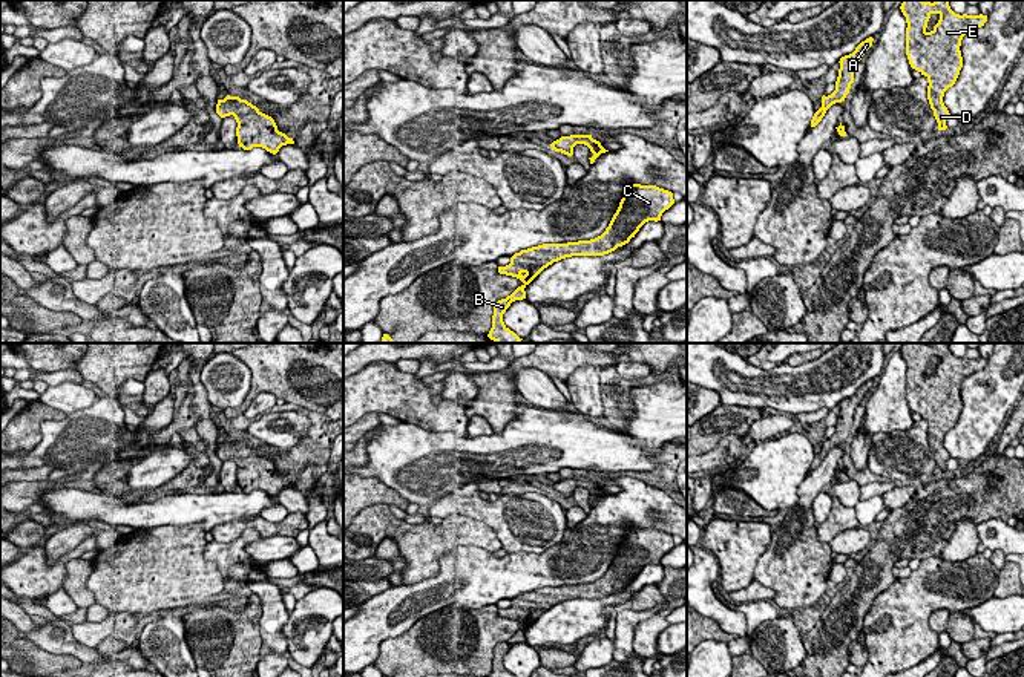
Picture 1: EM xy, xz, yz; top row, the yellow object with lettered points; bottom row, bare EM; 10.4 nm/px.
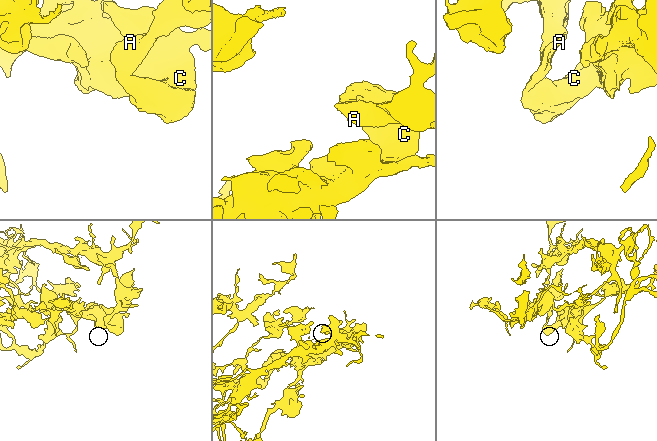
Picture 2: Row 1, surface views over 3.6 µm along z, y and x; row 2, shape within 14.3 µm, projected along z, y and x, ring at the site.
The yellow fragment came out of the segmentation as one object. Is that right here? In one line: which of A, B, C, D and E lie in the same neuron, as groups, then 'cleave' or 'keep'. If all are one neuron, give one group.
A B C D E; keep

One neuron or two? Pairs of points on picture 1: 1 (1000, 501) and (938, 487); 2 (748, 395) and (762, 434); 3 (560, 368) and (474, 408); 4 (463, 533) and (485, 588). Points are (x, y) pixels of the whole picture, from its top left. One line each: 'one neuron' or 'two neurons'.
1: one neuron
2: two neurons
3: one neuron
4: two neurons

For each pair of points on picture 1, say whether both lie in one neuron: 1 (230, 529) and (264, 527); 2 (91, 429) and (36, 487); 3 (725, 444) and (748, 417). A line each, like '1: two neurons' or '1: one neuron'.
1: one neuron
2: two neurons
3: two neurons

